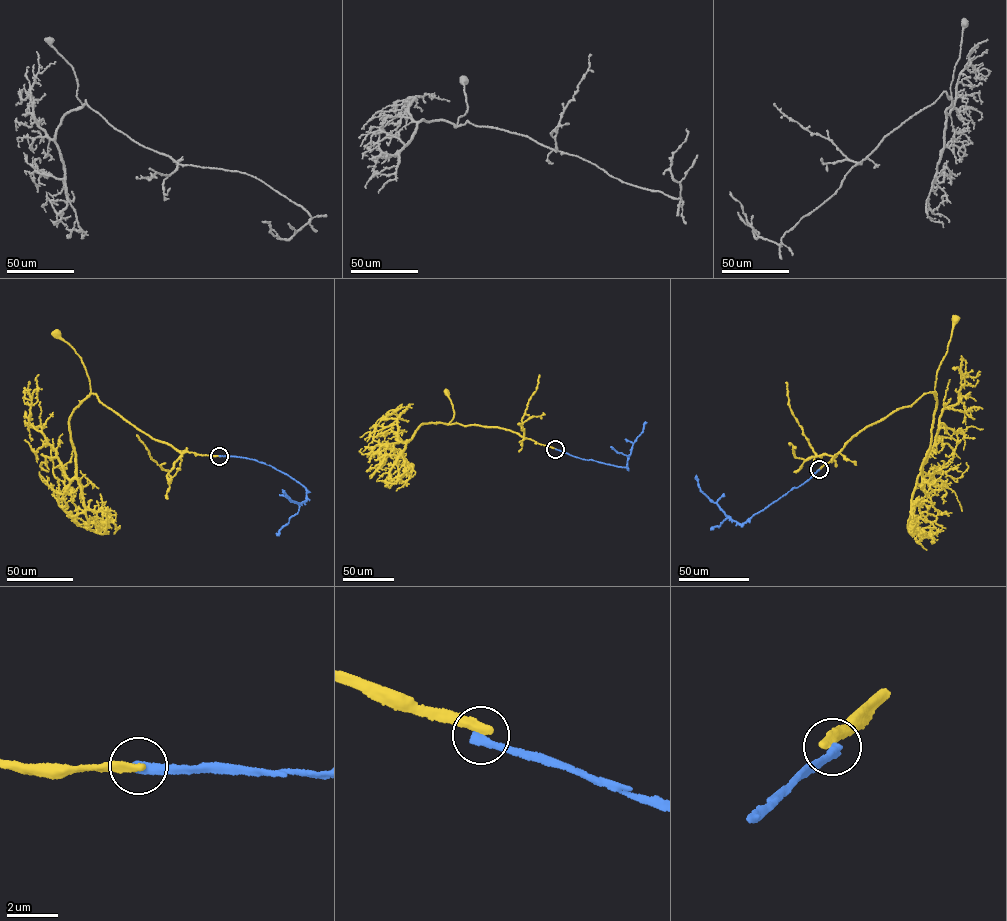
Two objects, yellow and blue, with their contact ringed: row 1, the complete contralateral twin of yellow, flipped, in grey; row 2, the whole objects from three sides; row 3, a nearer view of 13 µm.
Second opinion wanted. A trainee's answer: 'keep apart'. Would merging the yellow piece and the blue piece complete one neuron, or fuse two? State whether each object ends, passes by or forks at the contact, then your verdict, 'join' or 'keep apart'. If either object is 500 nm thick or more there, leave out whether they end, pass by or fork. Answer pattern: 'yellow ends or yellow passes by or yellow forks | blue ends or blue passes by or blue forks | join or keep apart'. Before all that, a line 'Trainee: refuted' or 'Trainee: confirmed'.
Trainee: confirmed
yellow ends | blue ends | keep apart

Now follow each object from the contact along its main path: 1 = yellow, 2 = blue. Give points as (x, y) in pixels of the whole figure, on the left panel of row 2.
1: (219, 456), (175, 450), (151, 438), (99, 402), (97, 396), (91, 393), (81, 360), (56, 333)
2: (219, 456), (255, 460), (271, 466), (305, 487), (307, 498), (300, 504), (295, 503), (282, 490)

